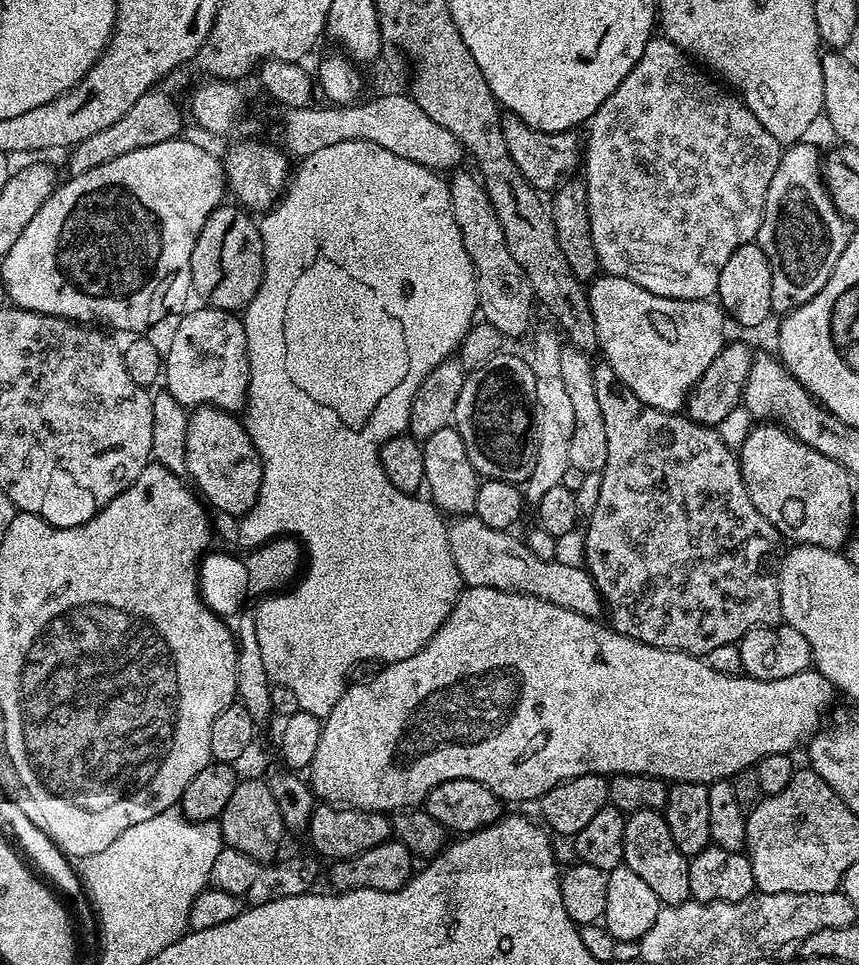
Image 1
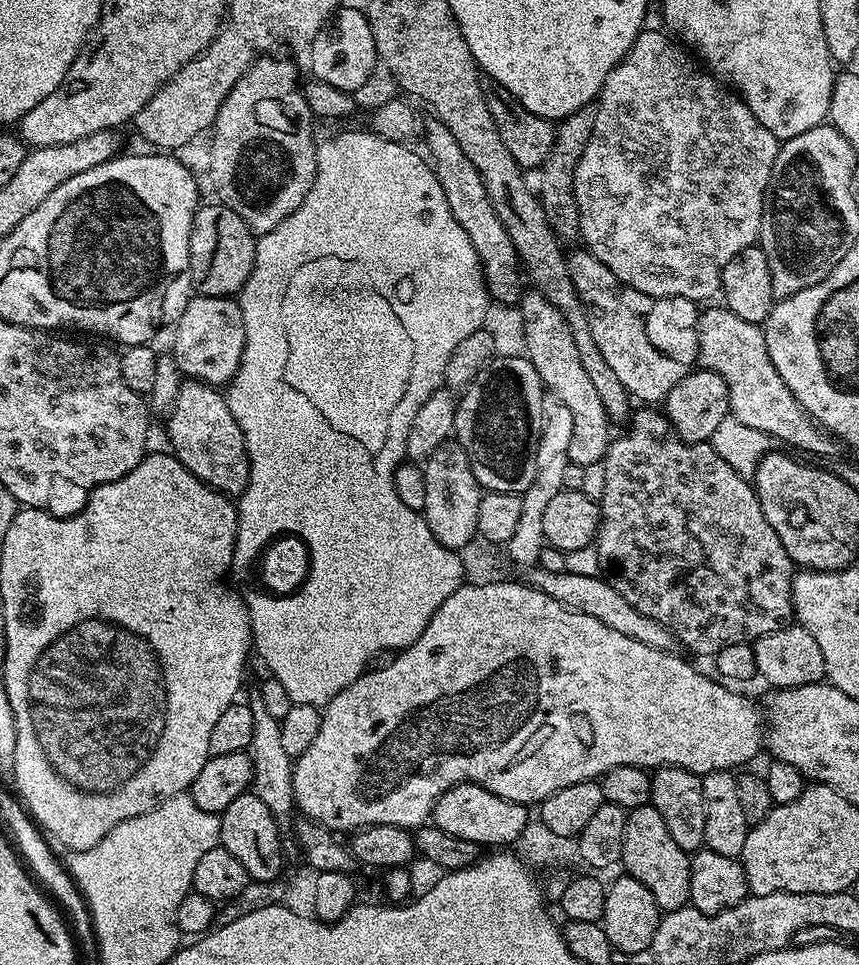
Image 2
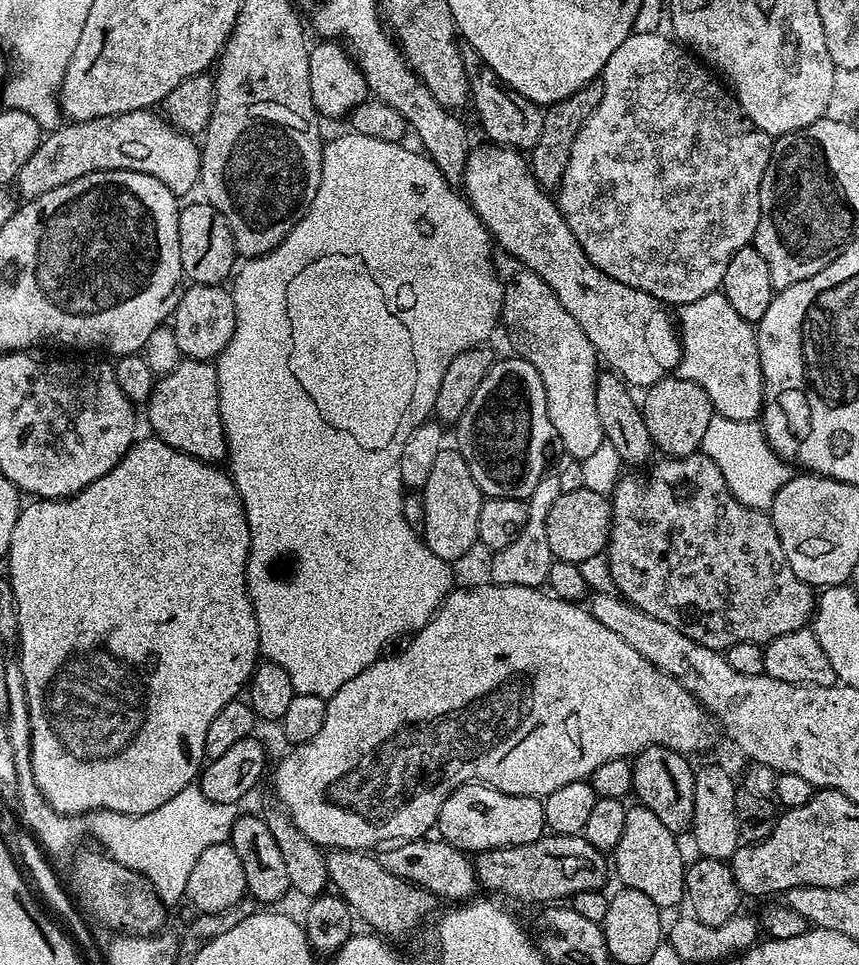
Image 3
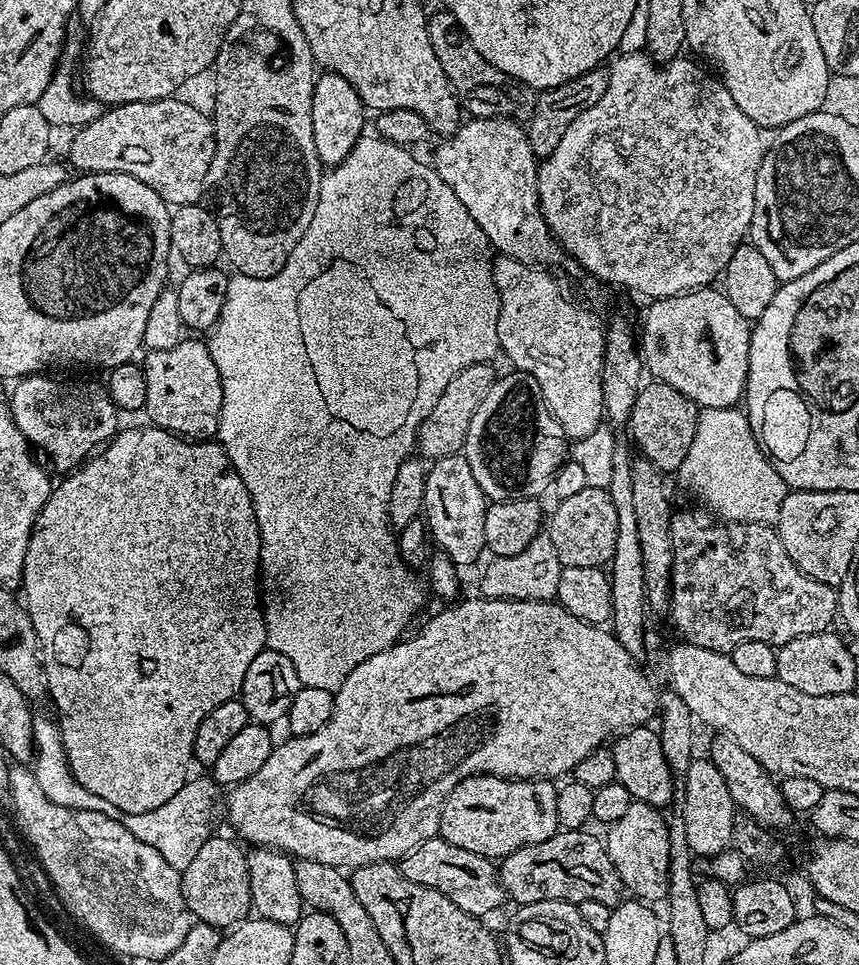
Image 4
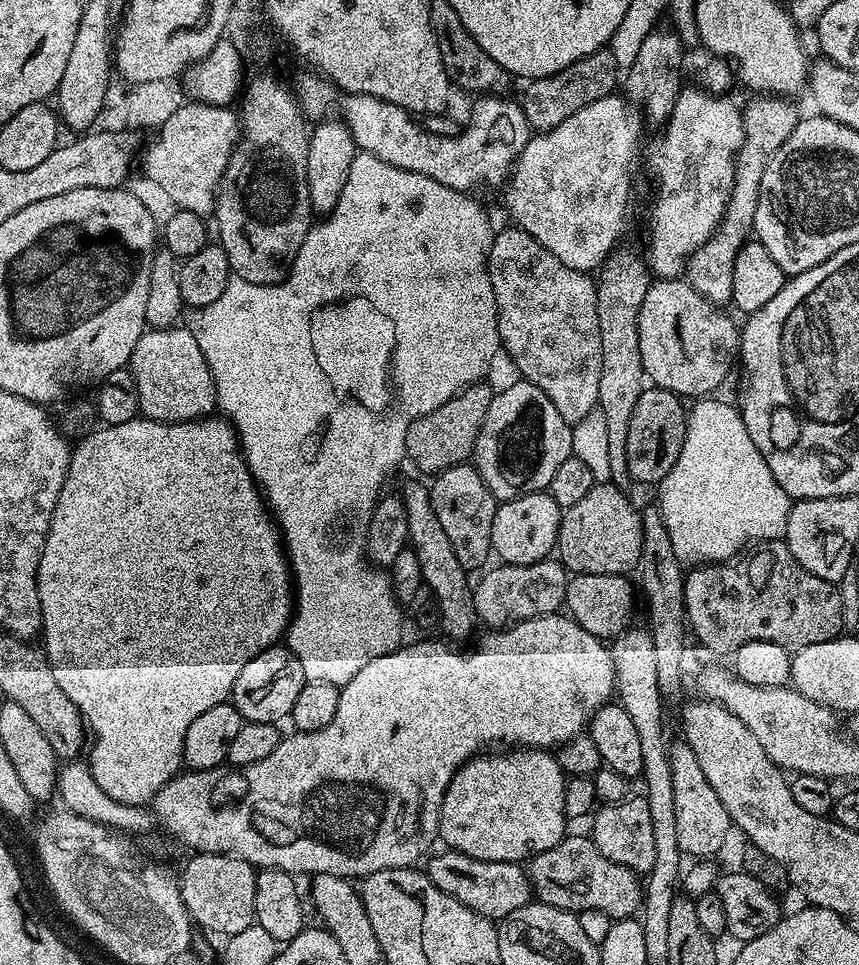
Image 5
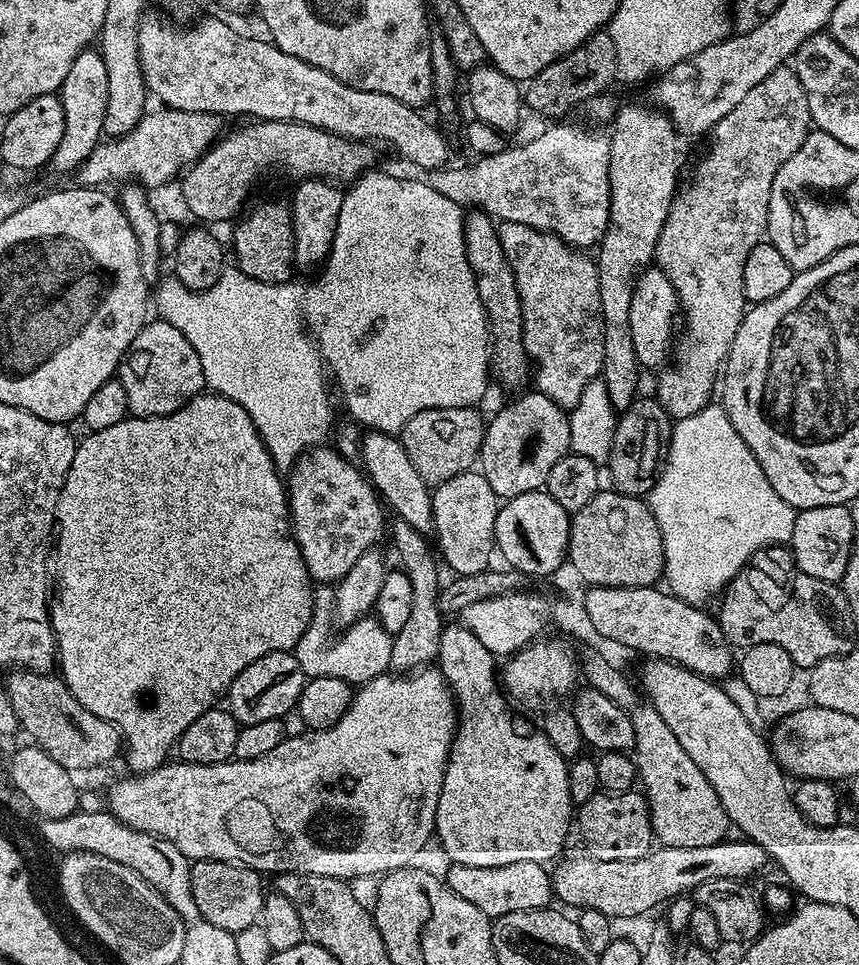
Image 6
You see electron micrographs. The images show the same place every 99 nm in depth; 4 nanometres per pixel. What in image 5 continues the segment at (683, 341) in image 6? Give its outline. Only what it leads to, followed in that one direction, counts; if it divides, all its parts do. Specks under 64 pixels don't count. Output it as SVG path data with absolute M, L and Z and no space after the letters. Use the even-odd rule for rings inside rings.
M760 94L748 105L743 105L744 145L736 151L736 177L728 205L724 211L716 232L685 264L683 275L688 284L698 294L702 294L717 306L724 306L731 301L734 290L734 258L738 258L738 250L753 235L754 210L758 206L758 190L762 182L762 174L770 162L770 158L790 138L798 119L796 108L791 99Z

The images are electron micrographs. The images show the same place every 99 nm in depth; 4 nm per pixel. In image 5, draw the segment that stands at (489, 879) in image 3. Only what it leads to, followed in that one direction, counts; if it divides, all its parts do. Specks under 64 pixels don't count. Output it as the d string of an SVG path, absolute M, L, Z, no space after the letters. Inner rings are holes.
M565 835L550 850L542 850L537 856L527 861L526 871L532 879L532 891L535 899L542 904L549 904L555 908L561 908L567 912L582 913L586 910L602 910L613 920L626 920L637 915L642 904L642 880L637 872L626 866L618 866L618 862L610 862L600 851L598 846L587 835L572 836Z

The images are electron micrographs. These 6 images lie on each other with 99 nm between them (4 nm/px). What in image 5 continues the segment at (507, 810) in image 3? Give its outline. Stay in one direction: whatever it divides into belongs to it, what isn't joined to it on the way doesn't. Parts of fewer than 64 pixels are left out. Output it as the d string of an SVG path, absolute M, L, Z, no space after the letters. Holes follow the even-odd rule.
M517 747L515 750L492 750L487 754L473 756L472 759L467 760L465 764L454 774L454 778L450 782L450 786L444 795L442 802L442 810L440 811L440 831L439 835L444 836L444 840L449 849L454 852L461 852L470 858L478 858L479 860L489 860L490 862L506 862L507 860L513 862L524 862L533 856L537 856L542 850L550 850L554 846L558 846L558 842L563 840L566 835L566 817L564 815L564 771L558 766L555 755L551 751L541 750L538 748L521 748Z

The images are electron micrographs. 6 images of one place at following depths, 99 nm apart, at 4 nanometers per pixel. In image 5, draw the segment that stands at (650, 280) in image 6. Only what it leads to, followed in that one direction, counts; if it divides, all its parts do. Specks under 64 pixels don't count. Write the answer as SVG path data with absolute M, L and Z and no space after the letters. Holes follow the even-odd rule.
M656 278L649 283L642 310L638 310L638 354L642 354L644 375L655 387L665 388L681 398L704 398L728 376L737 363L741 329L717 305L698 294L684 278Z

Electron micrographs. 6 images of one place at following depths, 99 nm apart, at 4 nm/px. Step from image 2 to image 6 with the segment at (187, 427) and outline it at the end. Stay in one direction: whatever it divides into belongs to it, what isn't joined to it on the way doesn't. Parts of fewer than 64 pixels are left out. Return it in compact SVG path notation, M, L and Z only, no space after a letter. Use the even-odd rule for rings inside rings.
M159 318L145 323L138 338L134 338L124 359L120 361L118 378L126 390L128 410L133 417L174 414L206 388L202 362L198 362L194 346L186 342L186 334L182 334L182 330L174 330L170 322Z

